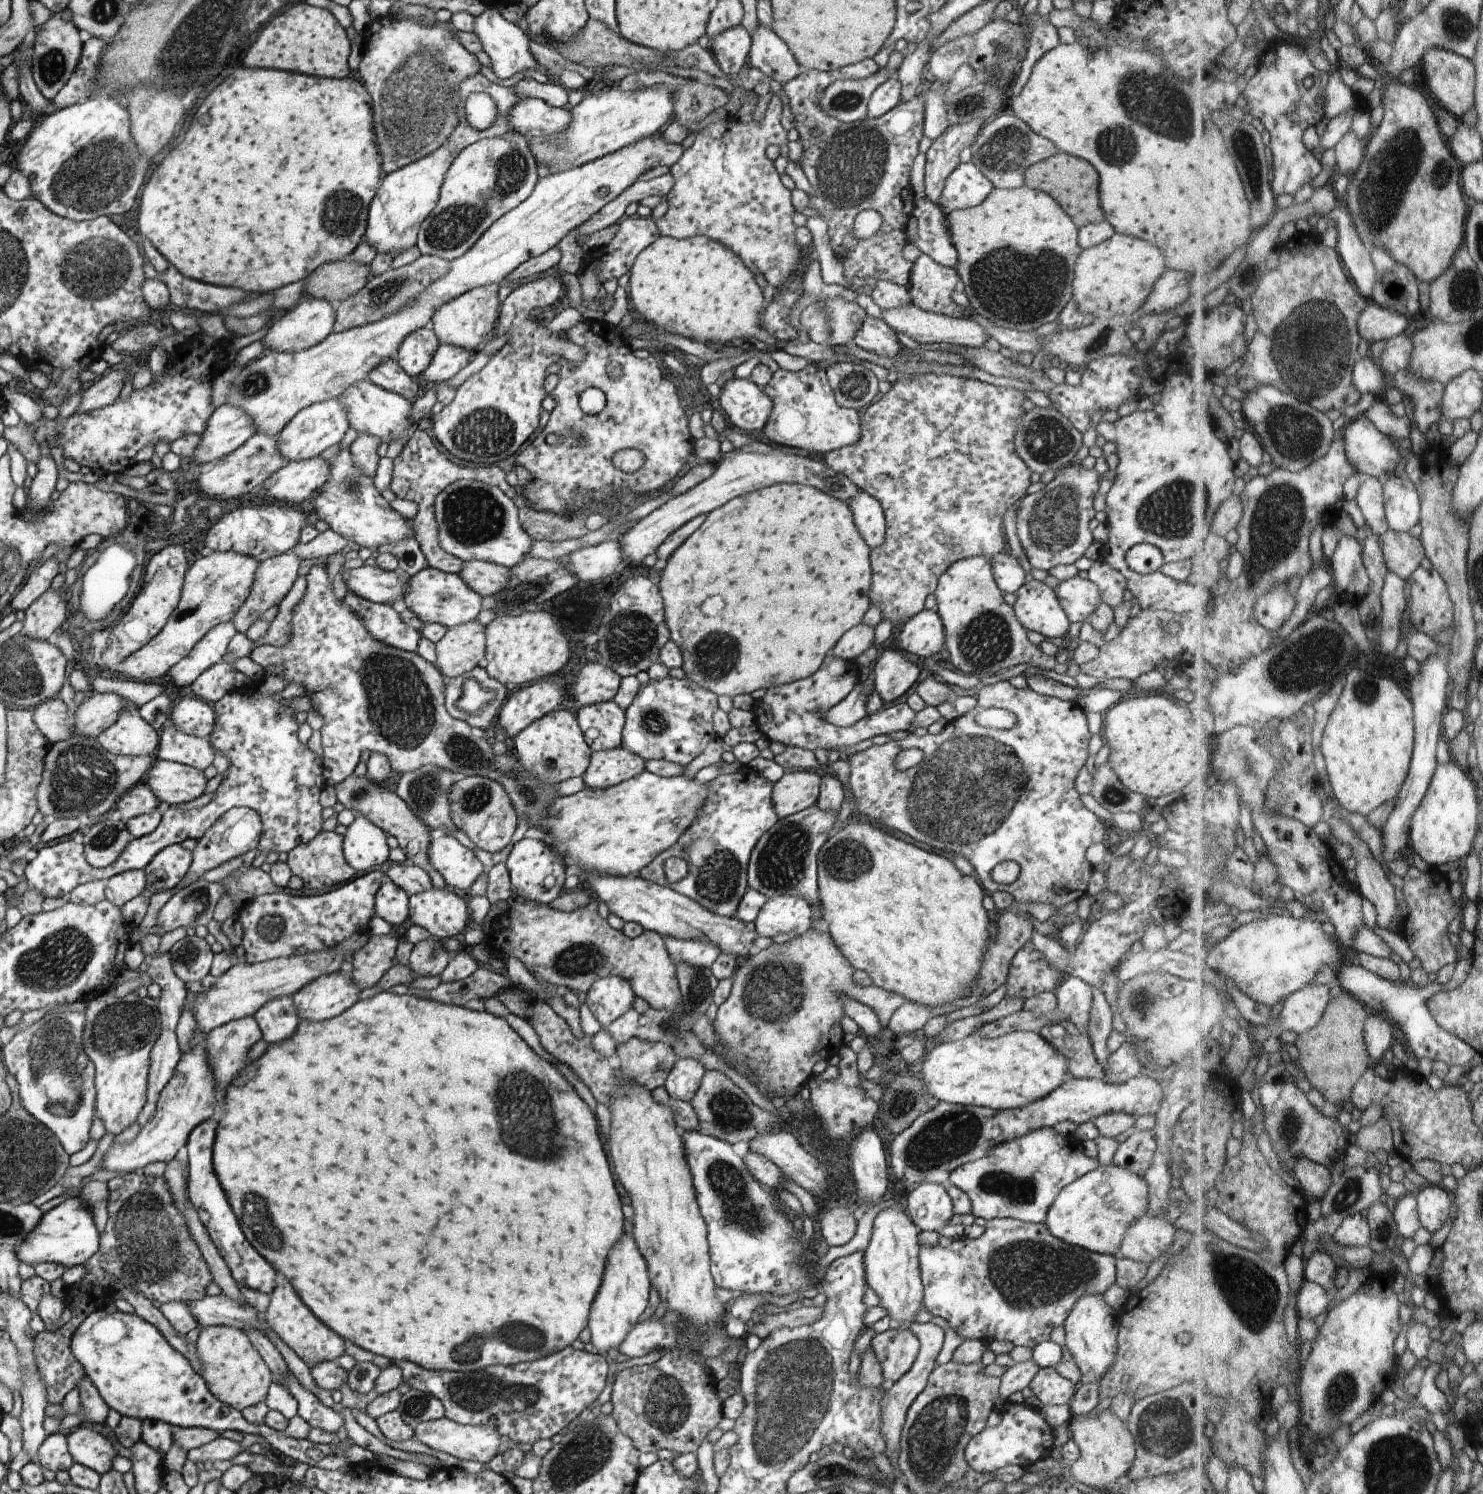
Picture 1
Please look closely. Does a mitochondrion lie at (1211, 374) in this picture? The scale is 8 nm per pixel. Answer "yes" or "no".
no

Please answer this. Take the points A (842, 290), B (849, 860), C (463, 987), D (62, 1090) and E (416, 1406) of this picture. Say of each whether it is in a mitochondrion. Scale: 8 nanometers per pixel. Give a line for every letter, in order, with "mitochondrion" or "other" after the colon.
A: other
B: mitochondrion
C: other
D: mitochondrion
E: mitochondrion

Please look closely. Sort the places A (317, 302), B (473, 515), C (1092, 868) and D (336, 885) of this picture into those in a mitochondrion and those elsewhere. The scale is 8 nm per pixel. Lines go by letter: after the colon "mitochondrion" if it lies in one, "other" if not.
A: other
B: mitochondrion
C: other
D: other

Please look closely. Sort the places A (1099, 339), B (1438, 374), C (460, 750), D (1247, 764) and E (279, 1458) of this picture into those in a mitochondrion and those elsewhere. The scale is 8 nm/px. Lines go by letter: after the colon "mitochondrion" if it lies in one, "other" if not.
A: mitochondrion
B: other
C: mitochondrion
D: mitochondrion
E: other

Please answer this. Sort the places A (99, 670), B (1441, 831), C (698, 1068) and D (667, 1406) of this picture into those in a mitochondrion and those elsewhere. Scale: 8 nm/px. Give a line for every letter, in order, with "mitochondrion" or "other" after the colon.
A: other
B: other
C: other
D: mitochondrion

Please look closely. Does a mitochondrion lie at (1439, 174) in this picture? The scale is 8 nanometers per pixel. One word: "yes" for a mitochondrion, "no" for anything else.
yes

